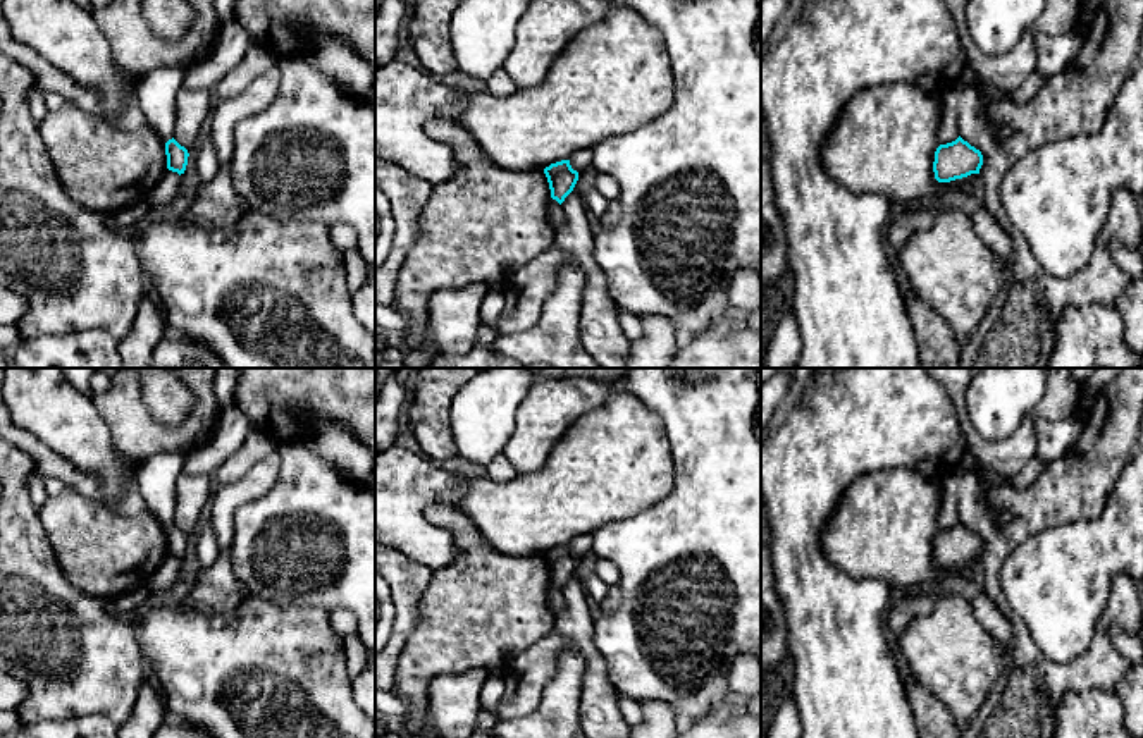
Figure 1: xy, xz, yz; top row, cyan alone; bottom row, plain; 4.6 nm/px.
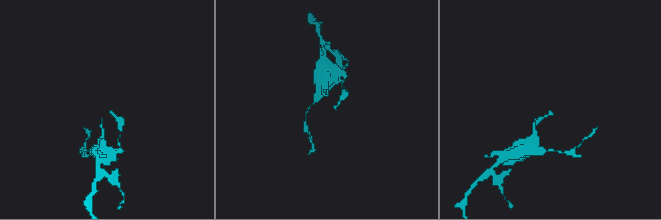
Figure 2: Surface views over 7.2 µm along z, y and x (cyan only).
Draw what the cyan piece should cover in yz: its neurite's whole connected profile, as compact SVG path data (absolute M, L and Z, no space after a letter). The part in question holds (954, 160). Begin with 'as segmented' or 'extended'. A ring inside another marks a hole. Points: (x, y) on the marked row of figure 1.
as segmented; M961 136L947 145L940 145L935 151L933 172L938 182L979 174L983 155Z

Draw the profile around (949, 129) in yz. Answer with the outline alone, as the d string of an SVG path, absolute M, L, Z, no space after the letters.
M945 101L942 108L942 119L938 126L938 145L952 143L959 138L957 114L950 101Z

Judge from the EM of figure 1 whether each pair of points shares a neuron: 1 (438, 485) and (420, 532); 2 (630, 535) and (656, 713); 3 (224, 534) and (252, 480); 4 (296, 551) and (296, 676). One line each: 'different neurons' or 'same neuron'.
1: same neuron
2: different neurons
3: same neuron
4: different neurons

